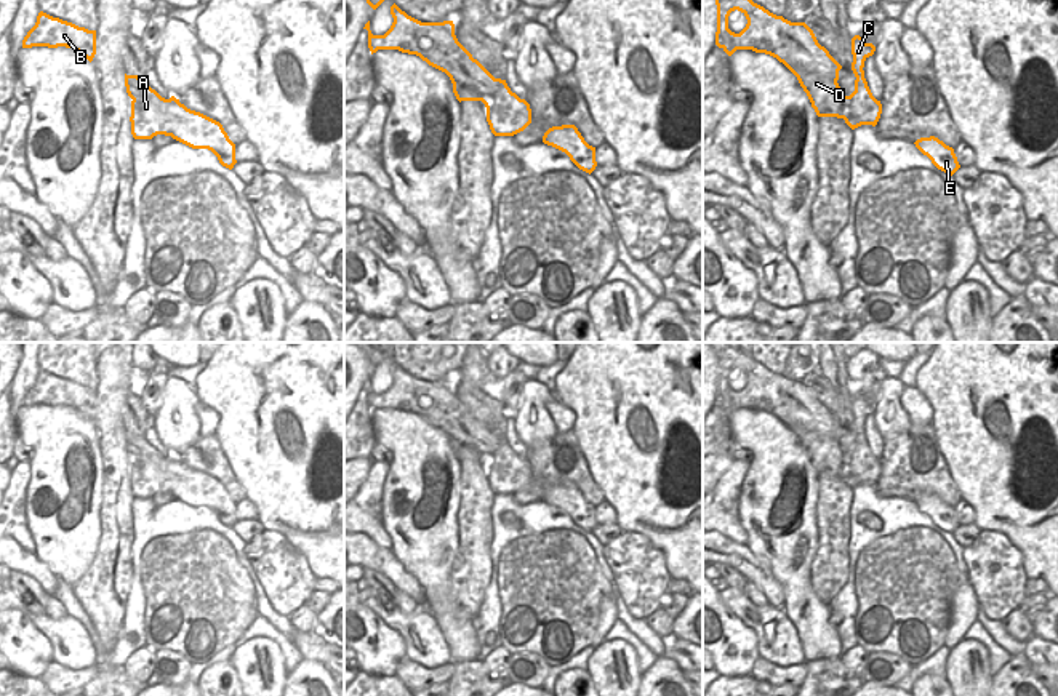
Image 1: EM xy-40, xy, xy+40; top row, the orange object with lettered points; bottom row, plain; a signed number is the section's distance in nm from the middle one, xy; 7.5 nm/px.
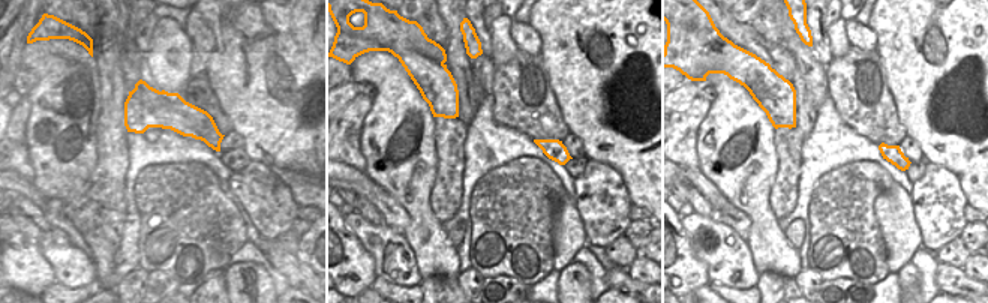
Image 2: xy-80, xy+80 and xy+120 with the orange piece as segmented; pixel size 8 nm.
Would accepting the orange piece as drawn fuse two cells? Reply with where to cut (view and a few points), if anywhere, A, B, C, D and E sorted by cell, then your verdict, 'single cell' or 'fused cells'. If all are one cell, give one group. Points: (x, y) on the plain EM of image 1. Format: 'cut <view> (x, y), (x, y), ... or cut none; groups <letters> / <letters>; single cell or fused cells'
cut xy (482, 426), (472, 437), (472, 445), (484, 460); groups A C E / B D; fused cells

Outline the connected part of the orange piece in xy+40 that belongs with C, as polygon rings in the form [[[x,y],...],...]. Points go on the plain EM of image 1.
[[[855,394],[852,397],[852,429],[856,438],[855,450],[850,454],[844,454],[844,478],[852,488],[861,483],[876,485],[882,472],[882,462],[872,454],[863,429],[864,419],[872,414],[874,410],[876,405],[866,402],[863,395]]]

